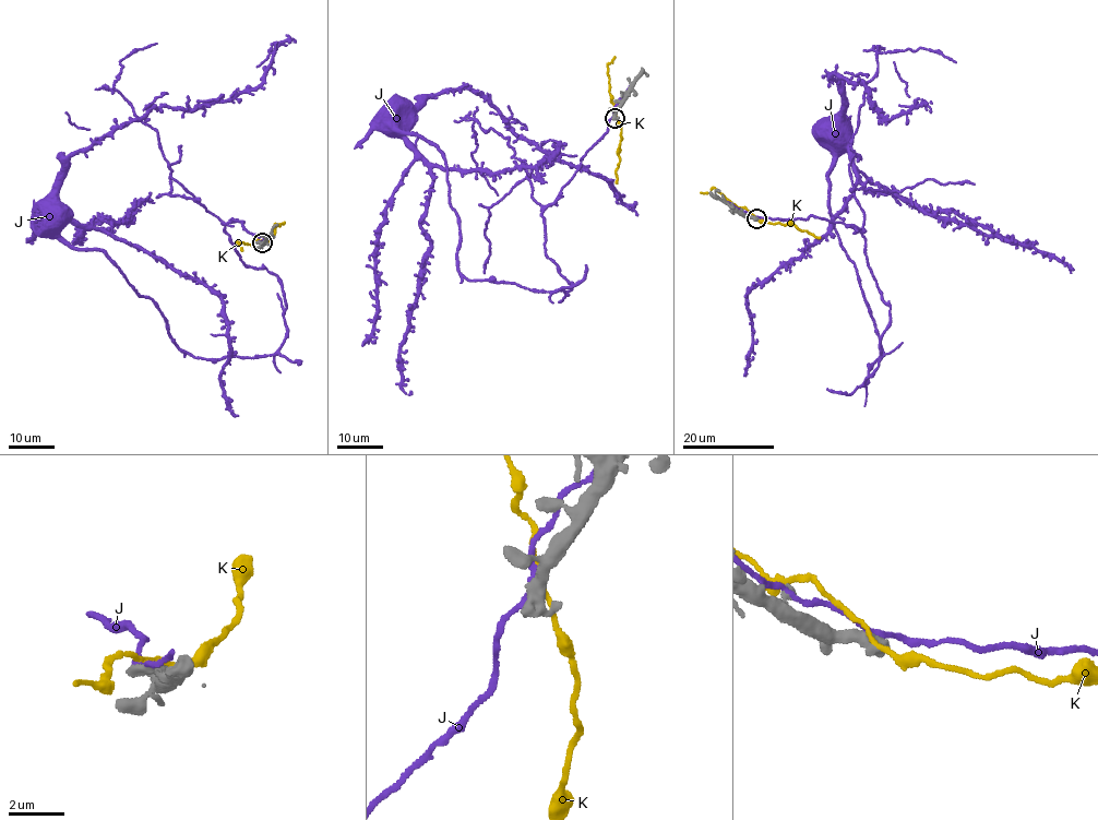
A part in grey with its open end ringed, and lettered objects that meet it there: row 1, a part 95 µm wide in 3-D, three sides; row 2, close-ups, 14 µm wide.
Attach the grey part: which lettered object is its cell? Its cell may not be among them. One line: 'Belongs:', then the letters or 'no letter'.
Belongs: no letter

